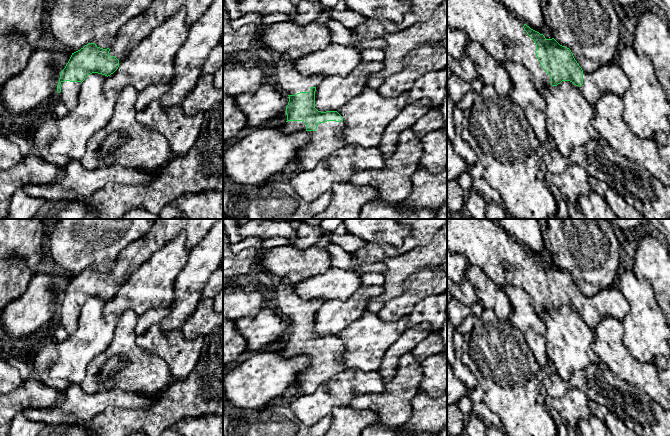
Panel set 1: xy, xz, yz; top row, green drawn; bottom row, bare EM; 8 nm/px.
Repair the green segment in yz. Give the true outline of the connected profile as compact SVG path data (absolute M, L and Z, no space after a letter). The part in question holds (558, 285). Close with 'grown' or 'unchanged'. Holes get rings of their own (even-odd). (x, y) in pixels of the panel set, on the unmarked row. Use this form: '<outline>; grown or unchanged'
M447 219L447 248L479 267L499 288L504 289L507 285L522 288L540 318L547 310L570 305L593 331L603 316L622 321L630 311L629 302L615 285L592 297L583 295L569 272L560 269L554 262L546 263L543 258L531 253L517 241L511 241L494 219Z; grown

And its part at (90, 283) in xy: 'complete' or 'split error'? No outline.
split error

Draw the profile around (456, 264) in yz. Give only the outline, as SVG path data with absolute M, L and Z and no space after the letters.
M447 248L447 279L460 284L465 278L466 268L469 264L464 256L451 252Z

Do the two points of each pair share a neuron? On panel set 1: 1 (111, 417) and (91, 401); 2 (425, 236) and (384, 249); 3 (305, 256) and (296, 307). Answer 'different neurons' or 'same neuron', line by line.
1: different neurons
2: same neuron
3: different neurons

